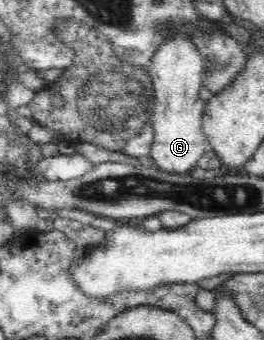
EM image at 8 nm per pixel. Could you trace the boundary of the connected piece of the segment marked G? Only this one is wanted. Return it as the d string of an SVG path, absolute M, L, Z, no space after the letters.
M173 34L157 48L147 66L147 73L153 81L156 105L151 118L154 131L153 144L149 154L152 166L163 173L190 174L206 150L209 143L202 130L204 103L199 99L202 86L204 60L193 41L184 34Z

